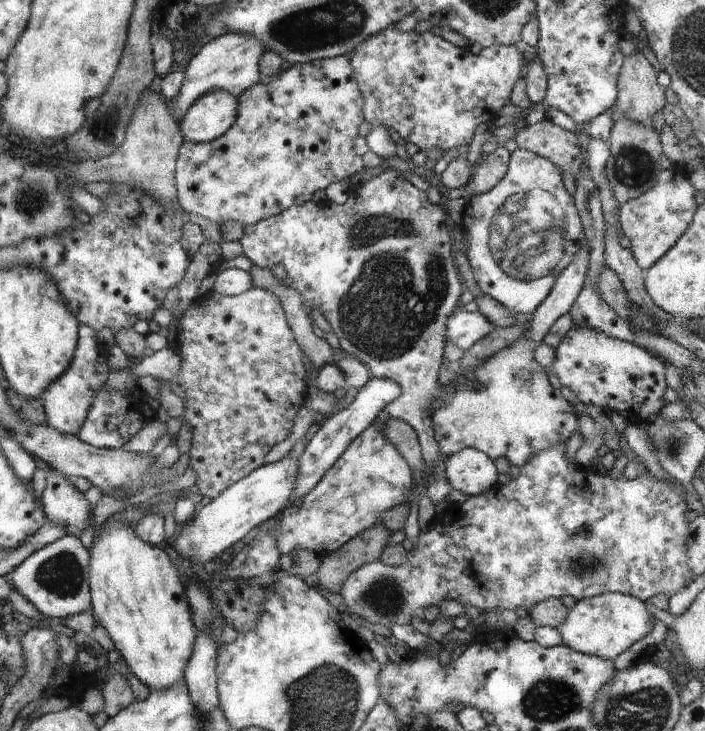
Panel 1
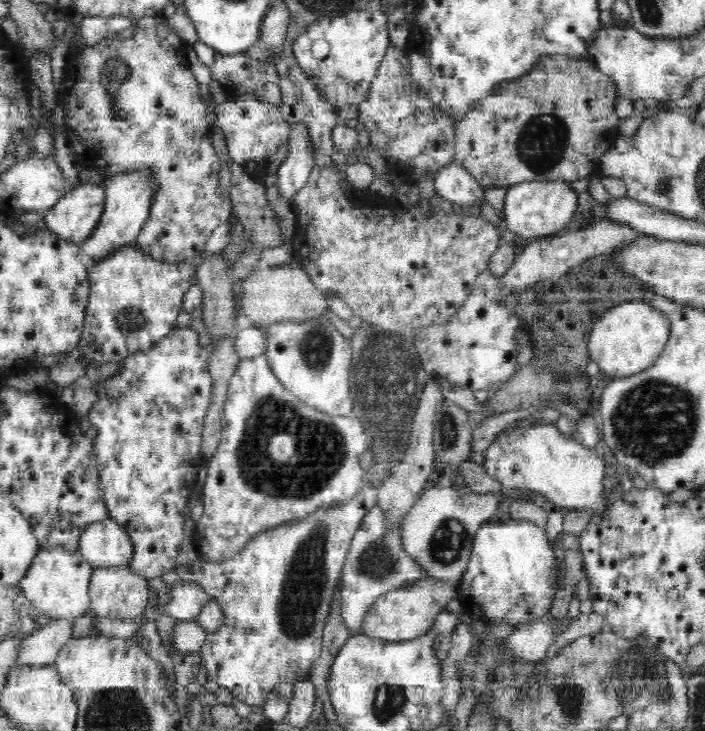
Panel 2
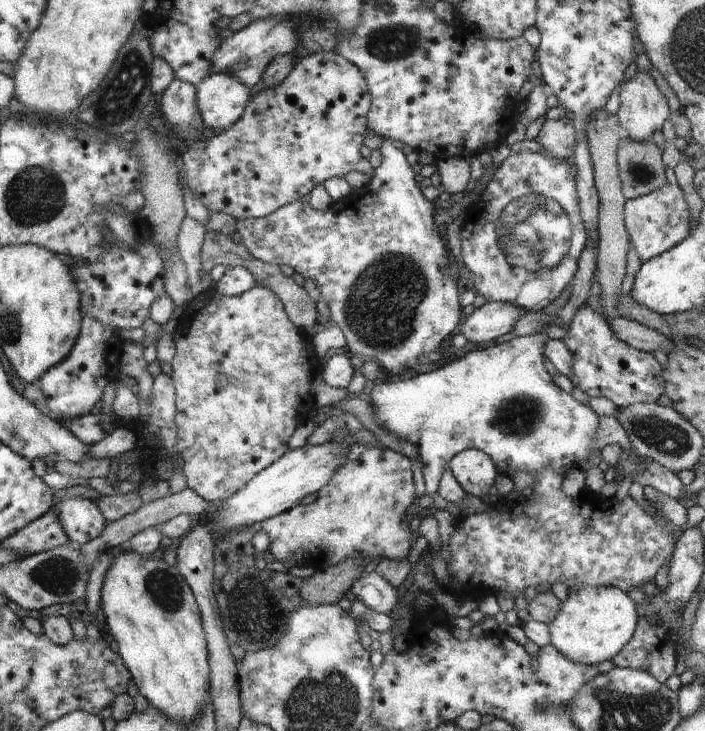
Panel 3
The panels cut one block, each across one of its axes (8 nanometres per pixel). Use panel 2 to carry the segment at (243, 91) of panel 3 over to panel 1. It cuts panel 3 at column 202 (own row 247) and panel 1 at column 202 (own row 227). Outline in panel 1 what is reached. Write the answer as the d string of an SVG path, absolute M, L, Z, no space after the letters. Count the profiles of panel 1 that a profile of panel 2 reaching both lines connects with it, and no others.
M213 91L192 104L180 122L184 140L190 144L210 143L225 135L238 114L238 100L232 93Z

